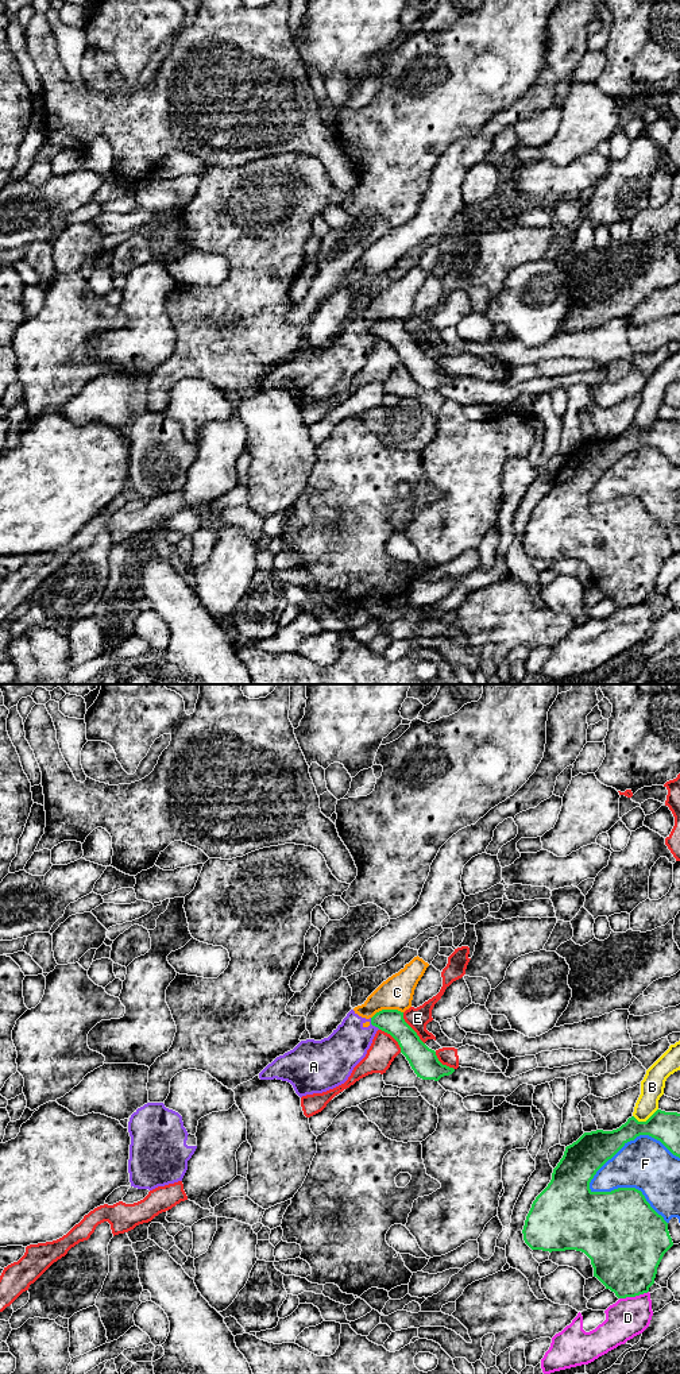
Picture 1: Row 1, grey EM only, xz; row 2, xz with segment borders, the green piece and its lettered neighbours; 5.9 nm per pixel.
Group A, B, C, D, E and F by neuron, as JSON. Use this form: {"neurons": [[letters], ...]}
{"neurons": [["A", "C"], ["B"], ["D"], ["E"], ["F"]]}

